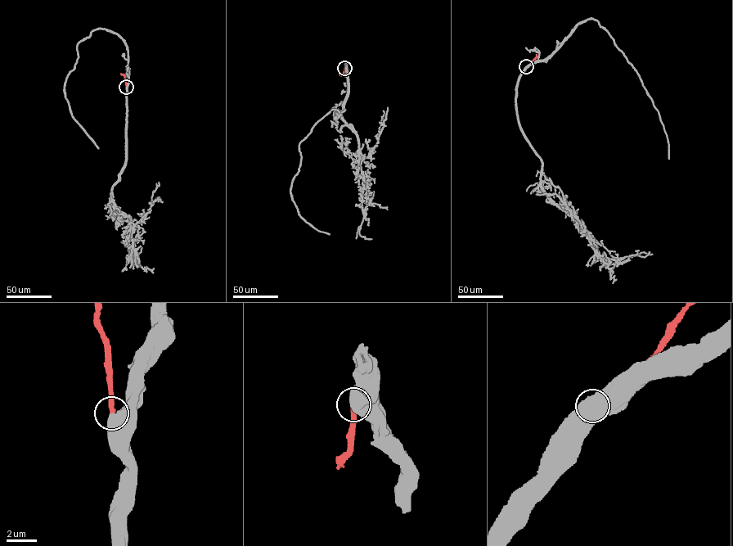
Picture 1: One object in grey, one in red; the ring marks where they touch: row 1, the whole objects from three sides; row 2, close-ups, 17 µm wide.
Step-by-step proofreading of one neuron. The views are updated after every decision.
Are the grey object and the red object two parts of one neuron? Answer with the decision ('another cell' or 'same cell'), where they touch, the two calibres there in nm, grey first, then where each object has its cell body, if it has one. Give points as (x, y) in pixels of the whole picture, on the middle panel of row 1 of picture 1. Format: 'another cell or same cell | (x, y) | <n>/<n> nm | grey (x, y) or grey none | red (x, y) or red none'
same cell | (344, 68) | 750/320 nm | grey none | red none

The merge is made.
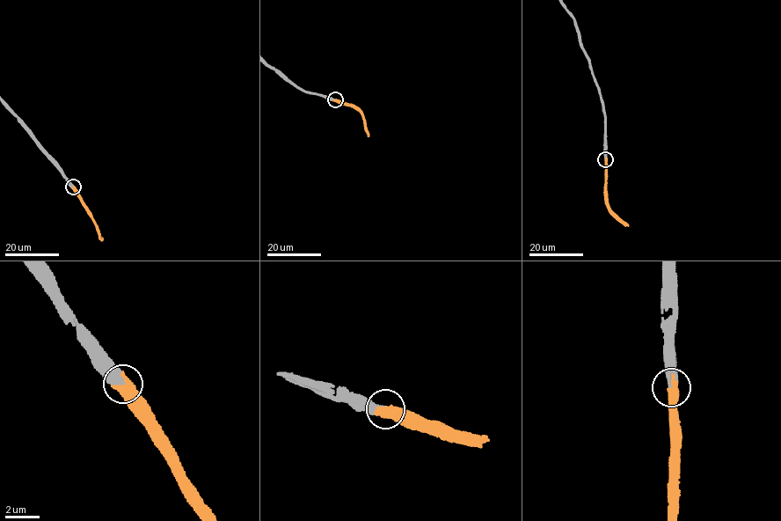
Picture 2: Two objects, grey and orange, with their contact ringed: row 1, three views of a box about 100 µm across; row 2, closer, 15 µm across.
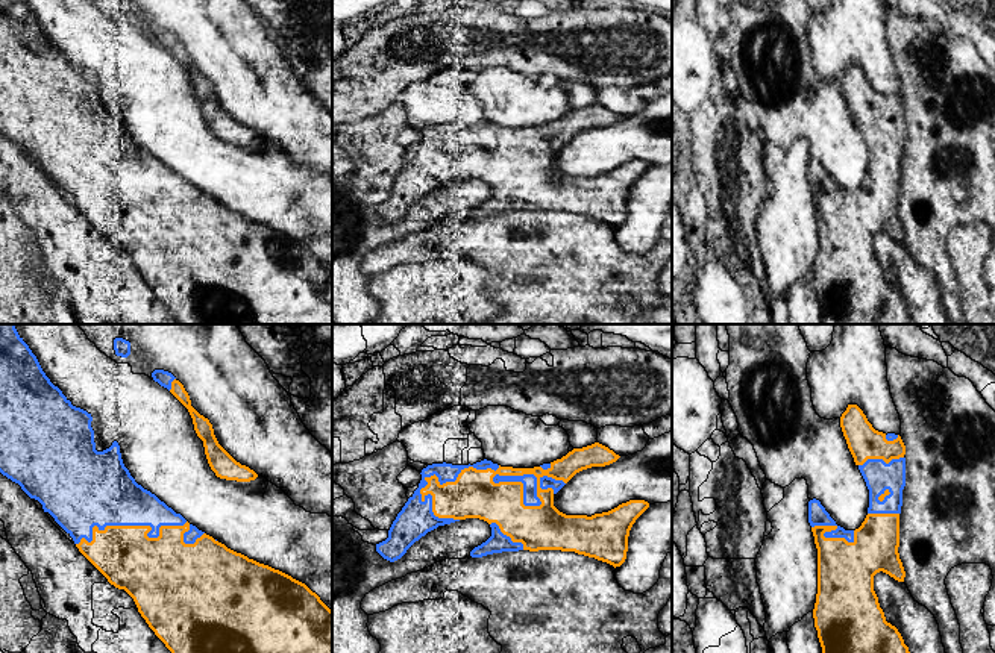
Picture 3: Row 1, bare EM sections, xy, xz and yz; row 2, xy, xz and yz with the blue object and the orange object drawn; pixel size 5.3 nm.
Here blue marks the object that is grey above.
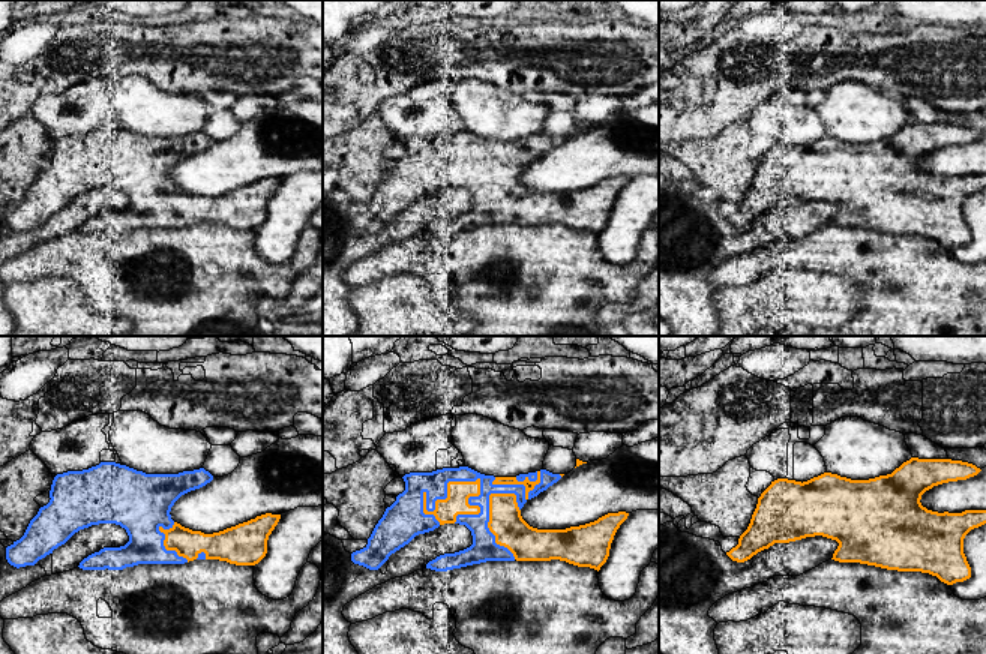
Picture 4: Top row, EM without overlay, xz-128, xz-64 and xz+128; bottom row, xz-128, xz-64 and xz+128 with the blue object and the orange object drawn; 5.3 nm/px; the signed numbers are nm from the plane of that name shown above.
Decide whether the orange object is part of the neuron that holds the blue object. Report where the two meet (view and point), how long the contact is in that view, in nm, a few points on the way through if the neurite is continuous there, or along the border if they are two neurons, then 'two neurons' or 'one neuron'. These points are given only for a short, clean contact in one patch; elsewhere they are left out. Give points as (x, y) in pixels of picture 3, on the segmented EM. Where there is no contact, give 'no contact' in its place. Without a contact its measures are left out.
meets blue in xz at (486, 468); contact 750 nm long; one neuron

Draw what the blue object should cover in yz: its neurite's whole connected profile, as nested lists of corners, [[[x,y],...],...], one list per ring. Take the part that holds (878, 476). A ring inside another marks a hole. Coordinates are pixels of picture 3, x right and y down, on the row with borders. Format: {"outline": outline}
{"outline": [[[848,405],[840,417],[840,427],[848,448],[869,489],[868,515],[855,530],[837,526],[819,500],[808,501],[808,523],[818,548],[818,594],[813,609],[815,627],[822,653],[910,653],[898,629],[886,621],[874,591],[874,576],[880,571],[904,582],[906,571],[899,559],[899,514],[906,486],[906,445],[899,435],[883,433],[872,427],[857,405]]]}

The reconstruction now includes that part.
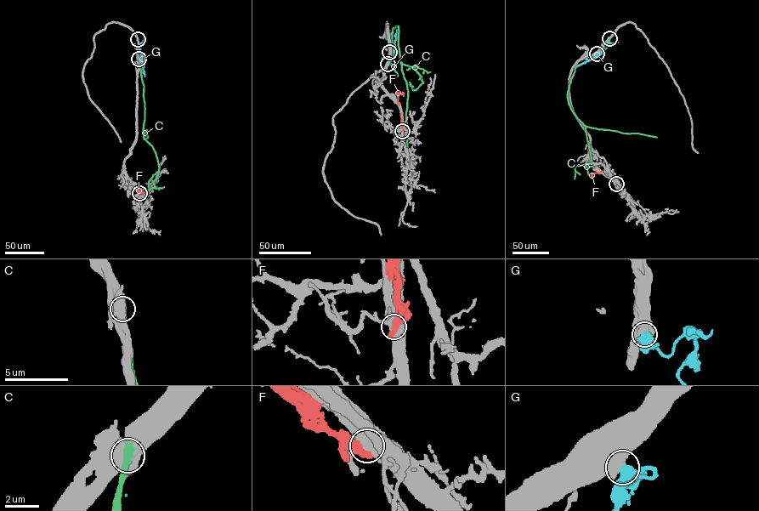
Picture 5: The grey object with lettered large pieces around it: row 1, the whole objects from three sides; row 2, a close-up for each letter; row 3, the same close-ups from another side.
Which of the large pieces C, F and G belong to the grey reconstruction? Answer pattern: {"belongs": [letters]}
{"belongs": []}

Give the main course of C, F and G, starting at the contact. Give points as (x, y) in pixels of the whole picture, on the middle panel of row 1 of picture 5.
C: (387, 64), (393, 28), (398, 25), (400, 61), (416, 70), (423, 82), (416, 65), (406, 70)
F: (402, 131), (398, 93), (403, 96)
G: (389, 52), (393, 53), (390, 60), (397, 76)

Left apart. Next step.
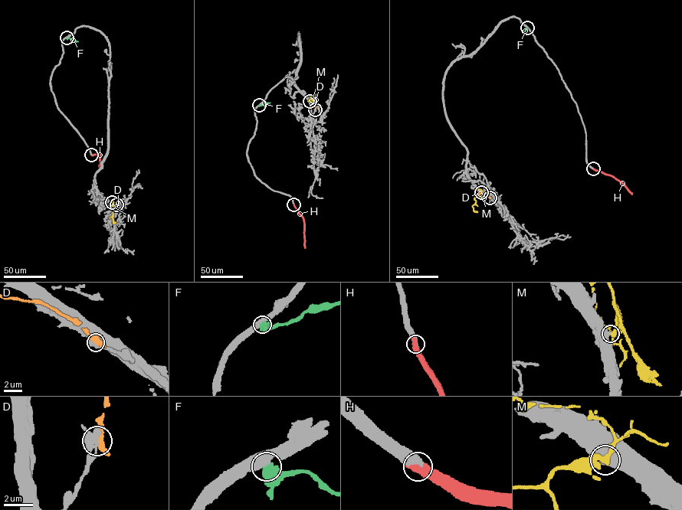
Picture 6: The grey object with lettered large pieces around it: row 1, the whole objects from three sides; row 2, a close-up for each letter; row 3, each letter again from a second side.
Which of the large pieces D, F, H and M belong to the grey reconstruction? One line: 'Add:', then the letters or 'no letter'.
Add: H

